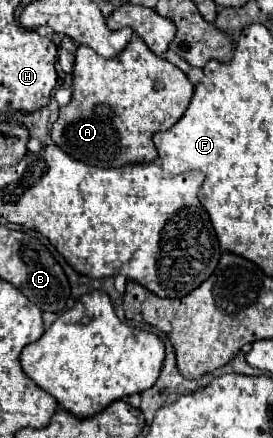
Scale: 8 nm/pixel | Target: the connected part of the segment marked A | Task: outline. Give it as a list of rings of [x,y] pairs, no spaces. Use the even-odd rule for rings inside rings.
[[[134,35],[128,47],[114,59],[104,59],[96,51],[90,51],[90,47],[78,47],[72,79],[72,99],[66,107],[60,107],[58,119],[50,129],[50,137],[70,157],[96,167],[152,163],[158,157],[152,135],[170,129],[184,115],[194,93],[194,85],[188,77],[164,57],[154,55],[138,35]]]

